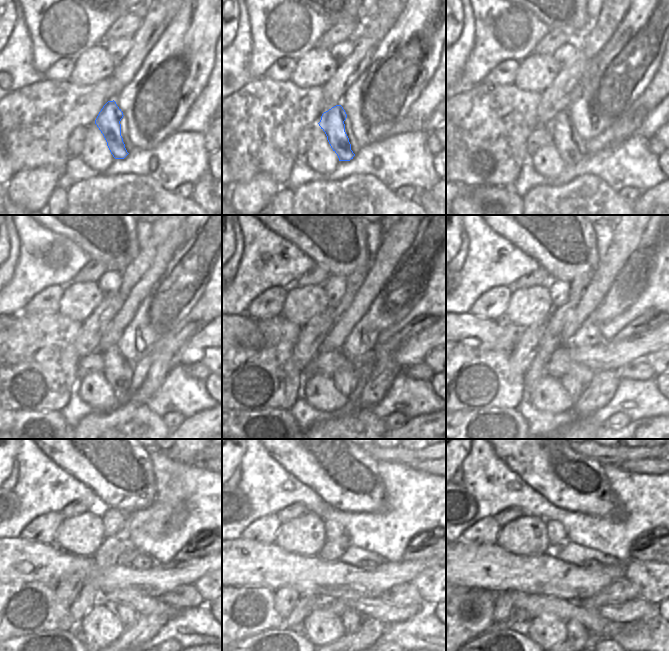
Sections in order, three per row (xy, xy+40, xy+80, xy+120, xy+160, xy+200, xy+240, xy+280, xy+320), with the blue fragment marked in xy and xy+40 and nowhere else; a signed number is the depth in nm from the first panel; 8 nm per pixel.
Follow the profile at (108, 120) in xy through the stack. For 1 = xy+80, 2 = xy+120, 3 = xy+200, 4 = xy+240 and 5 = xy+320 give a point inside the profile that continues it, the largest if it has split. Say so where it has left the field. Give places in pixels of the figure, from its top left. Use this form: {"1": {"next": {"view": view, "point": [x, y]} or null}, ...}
{"1": {"next": {"view": "xy+80", "point": [563, 142]}}, "2": {"next": {"view": "xy+120", "point": [118, 373]}}, "3": {"next": {"view": "xy+200", "point": [574, 388]}}, "4": {"next": {"view": "xy+240", "point": [126, 615]}}, "5": {"next": {"view": "xy+320", "point": [575, 630]}}}

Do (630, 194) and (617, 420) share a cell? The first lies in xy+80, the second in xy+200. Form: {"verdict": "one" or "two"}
{"verdict": "one"}

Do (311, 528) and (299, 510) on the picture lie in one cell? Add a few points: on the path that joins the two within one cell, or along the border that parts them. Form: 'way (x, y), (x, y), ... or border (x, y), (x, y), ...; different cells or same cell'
border (307, 511), (281, 523); different cells

